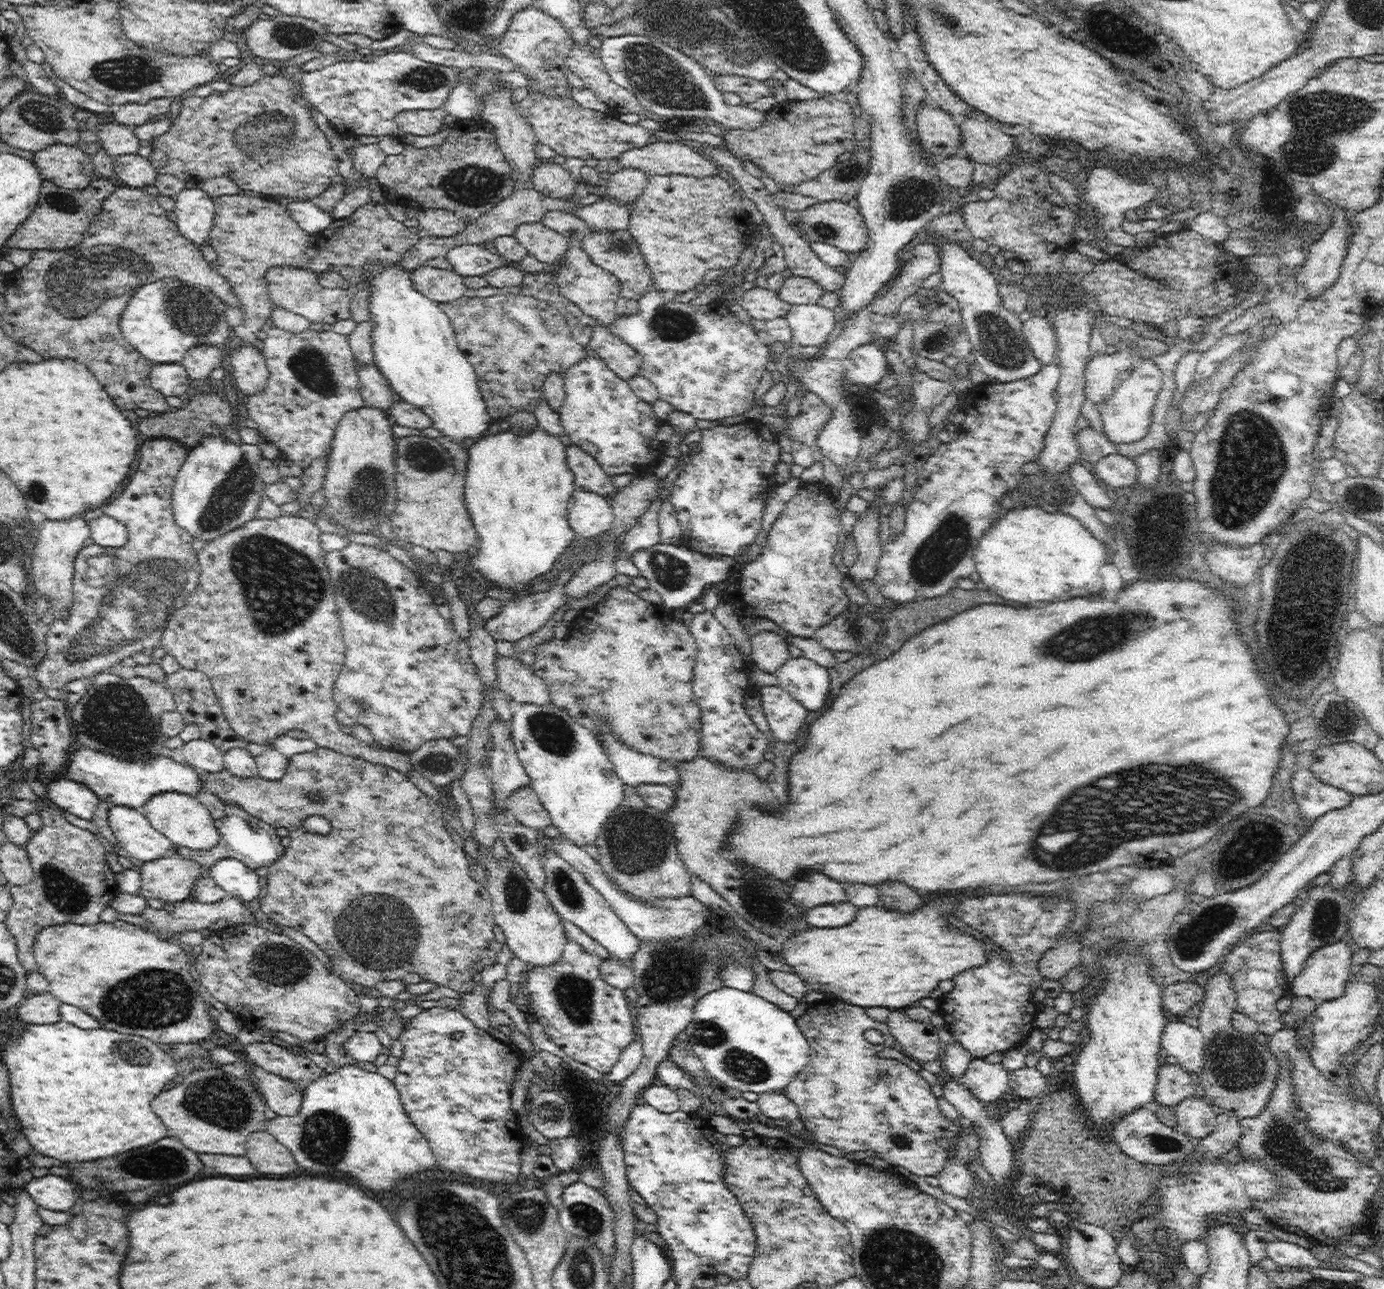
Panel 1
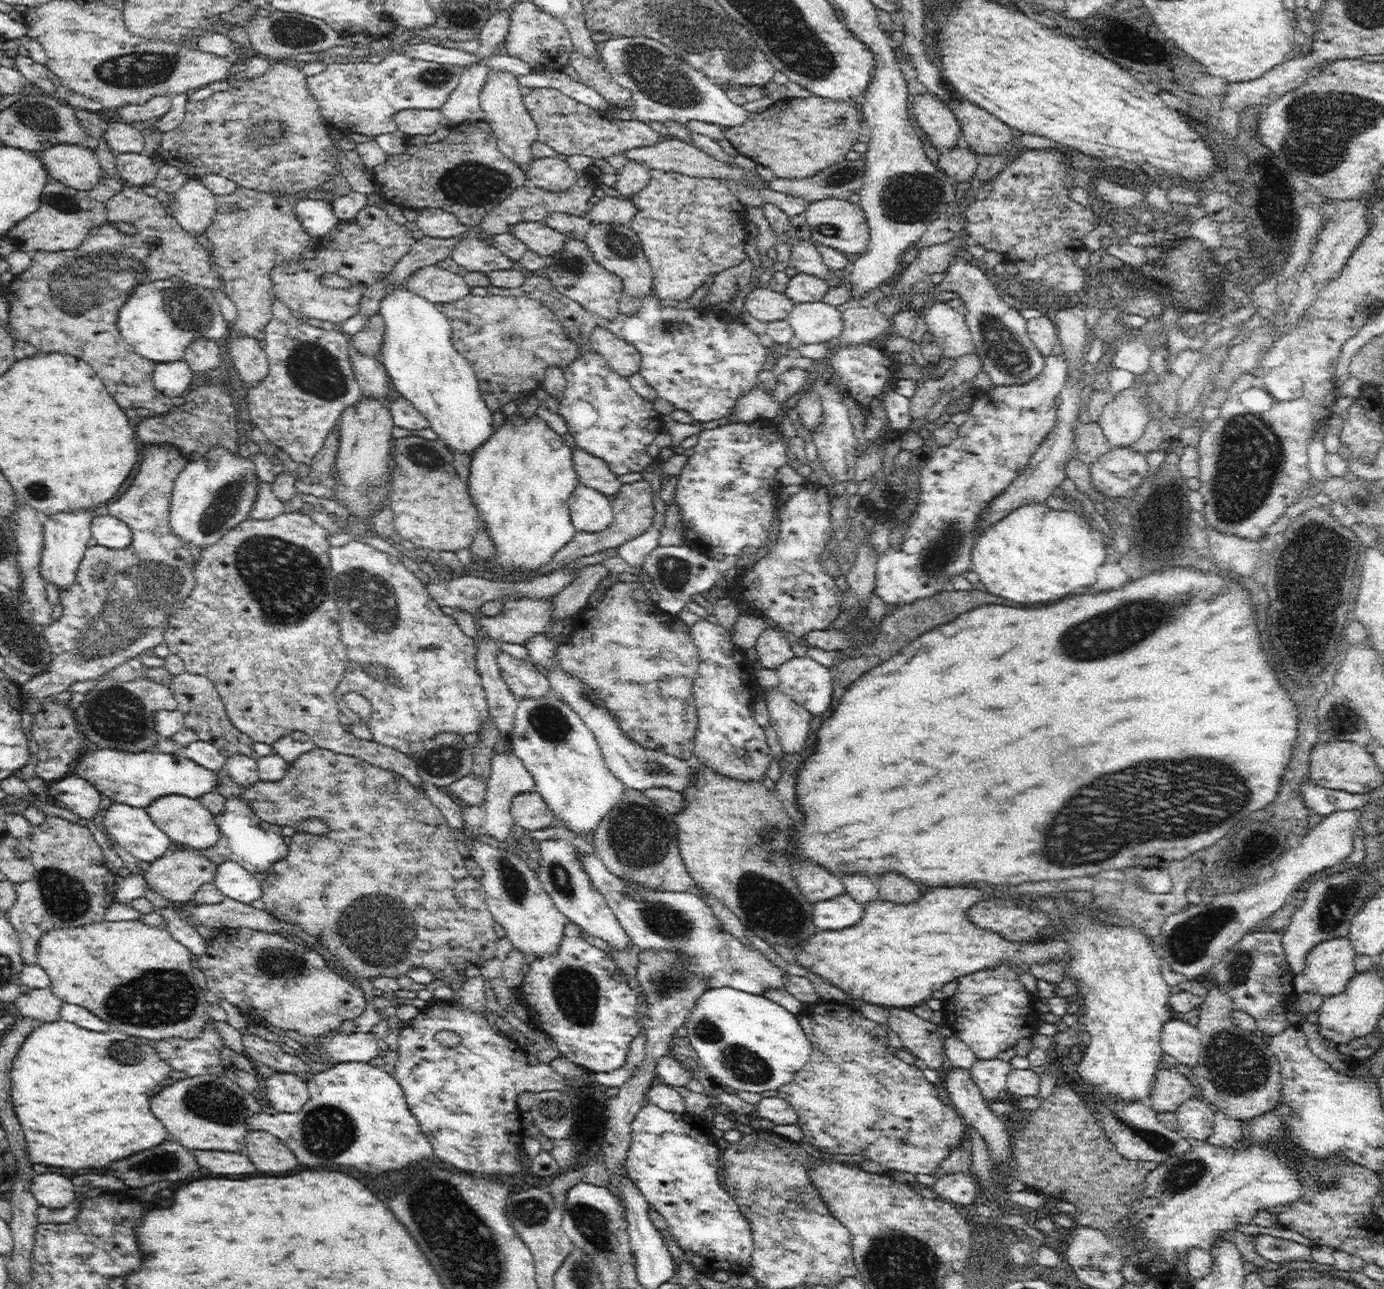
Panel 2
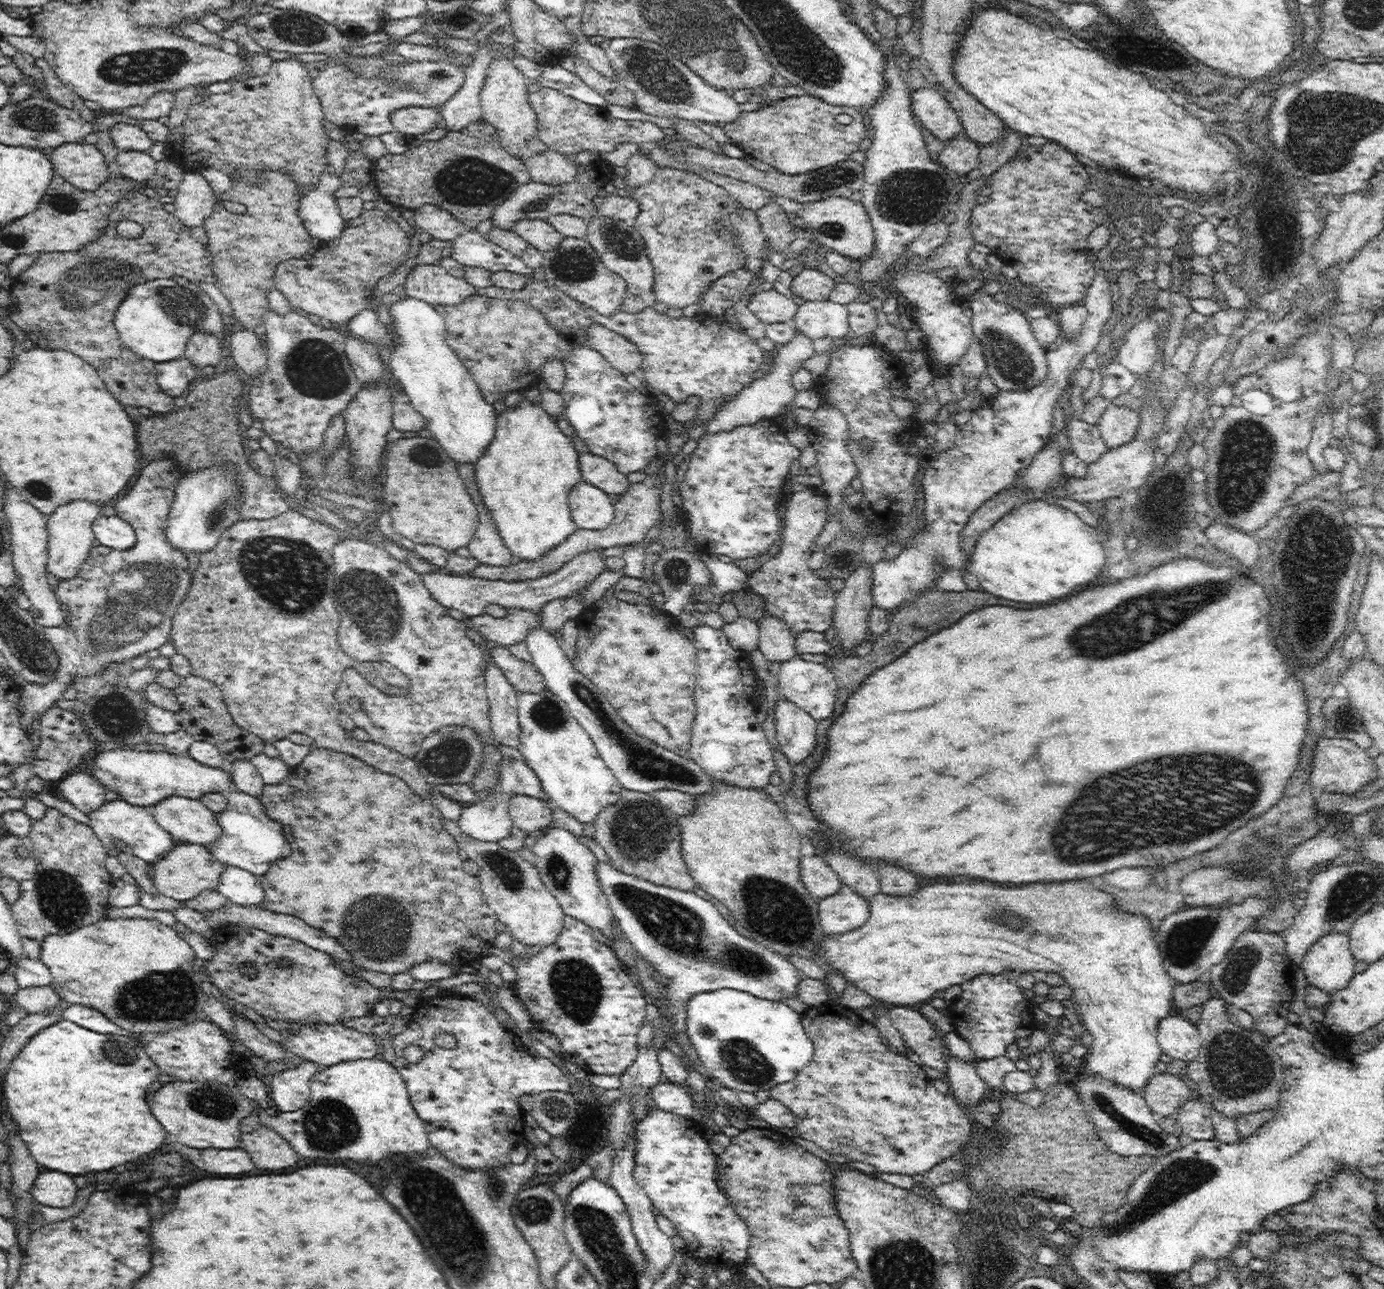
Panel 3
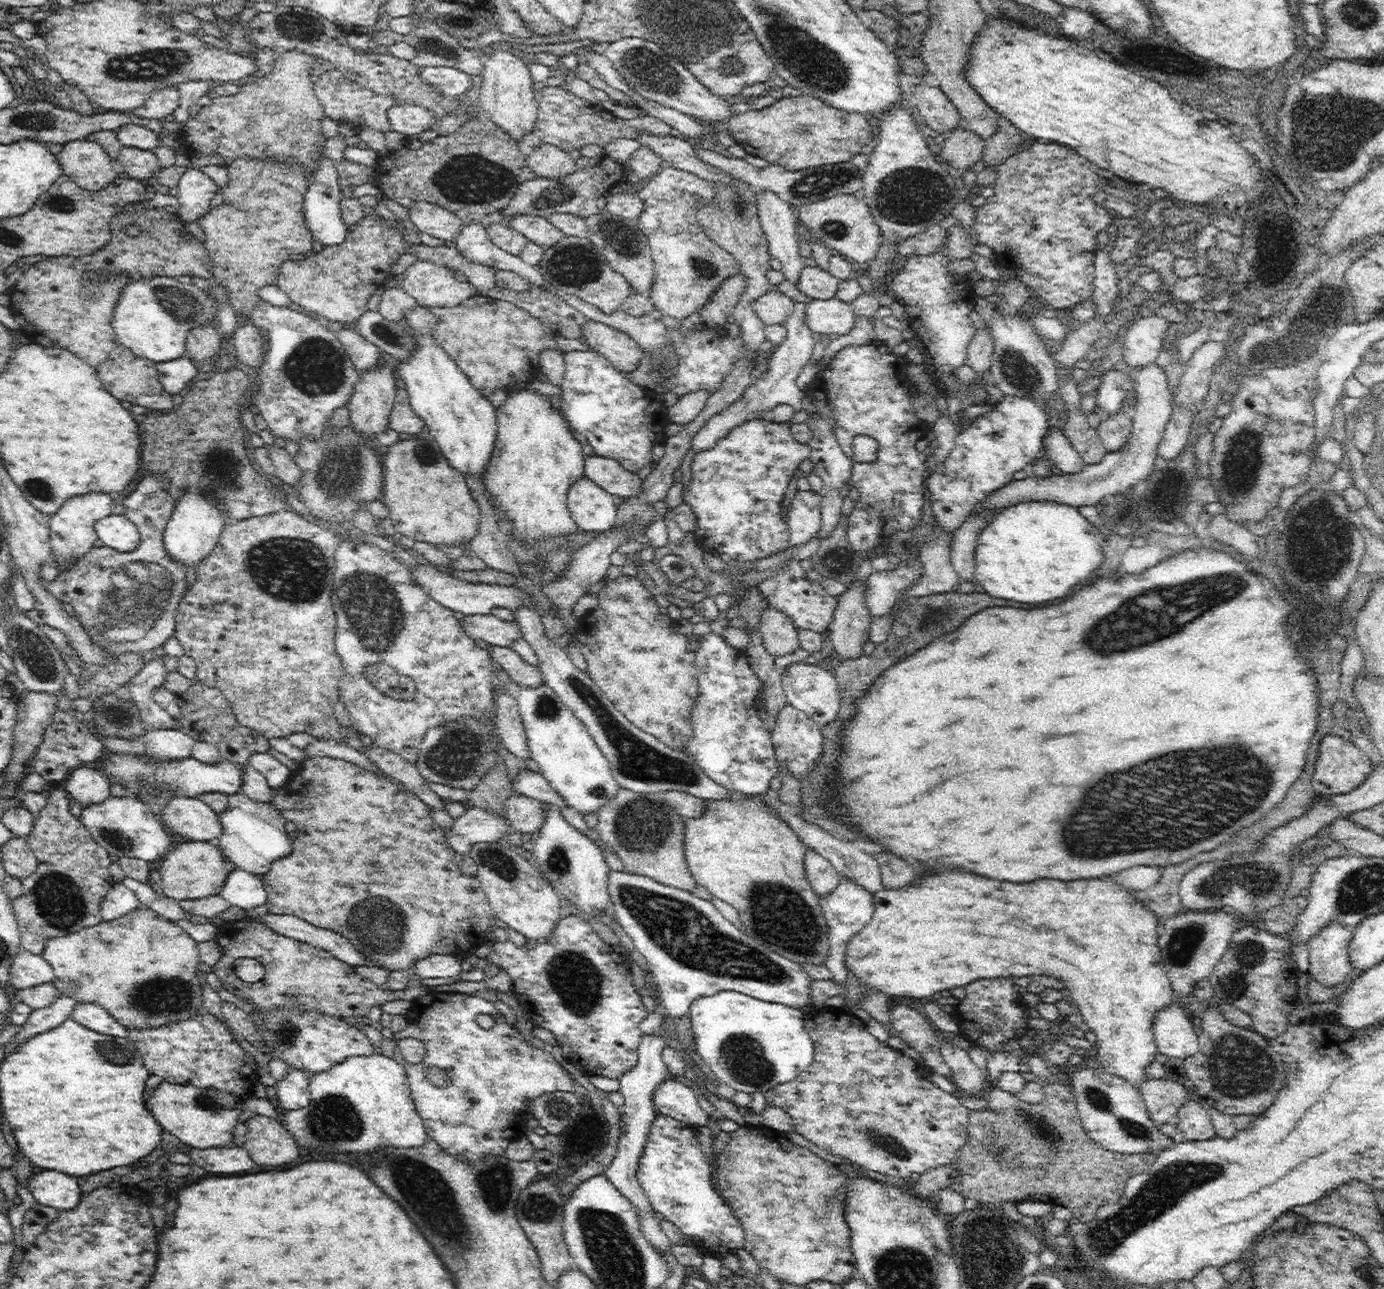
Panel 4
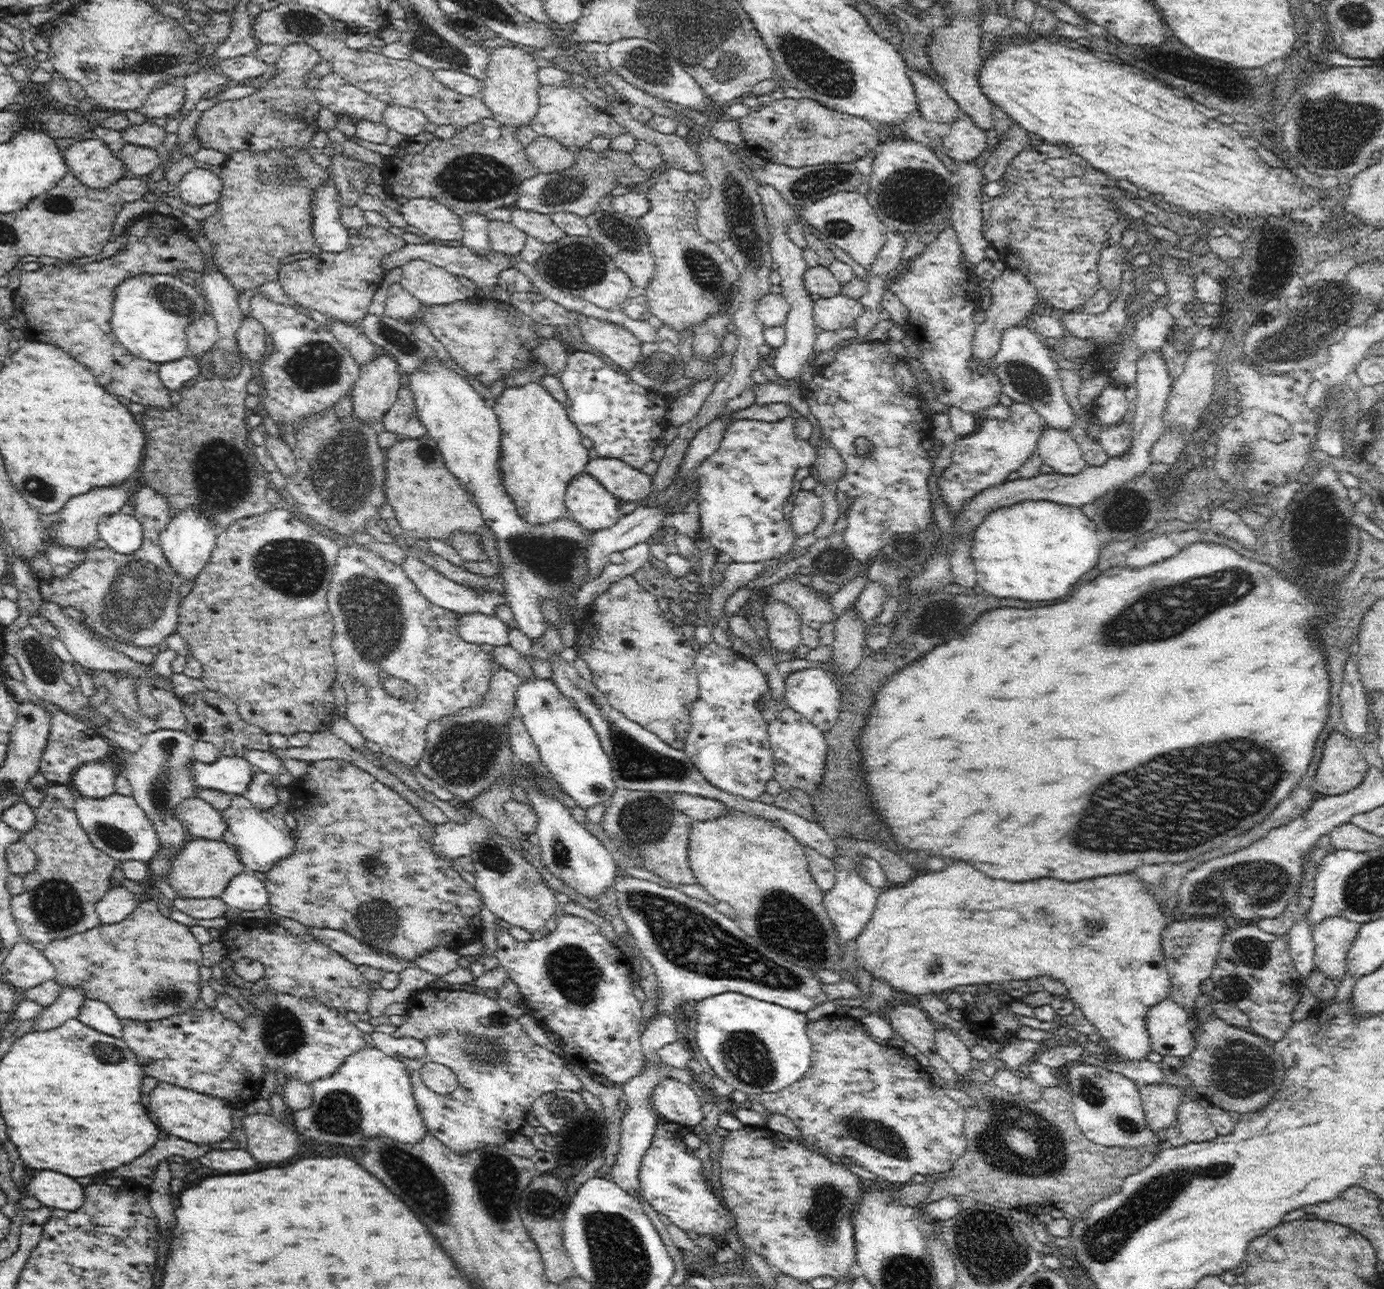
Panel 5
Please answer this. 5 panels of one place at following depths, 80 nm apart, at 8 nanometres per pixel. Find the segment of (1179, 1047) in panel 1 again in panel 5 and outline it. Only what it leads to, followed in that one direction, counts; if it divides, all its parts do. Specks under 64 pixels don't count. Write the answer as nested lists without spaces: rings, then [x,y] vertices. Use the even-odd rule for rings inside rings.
[[[1170,996],[1147,1012],[1147,1027],[1152,1050],[1158,1054],[1188,1056],[1196,1044],[1195,1032],[1189,1027],[1185,1008]]]

